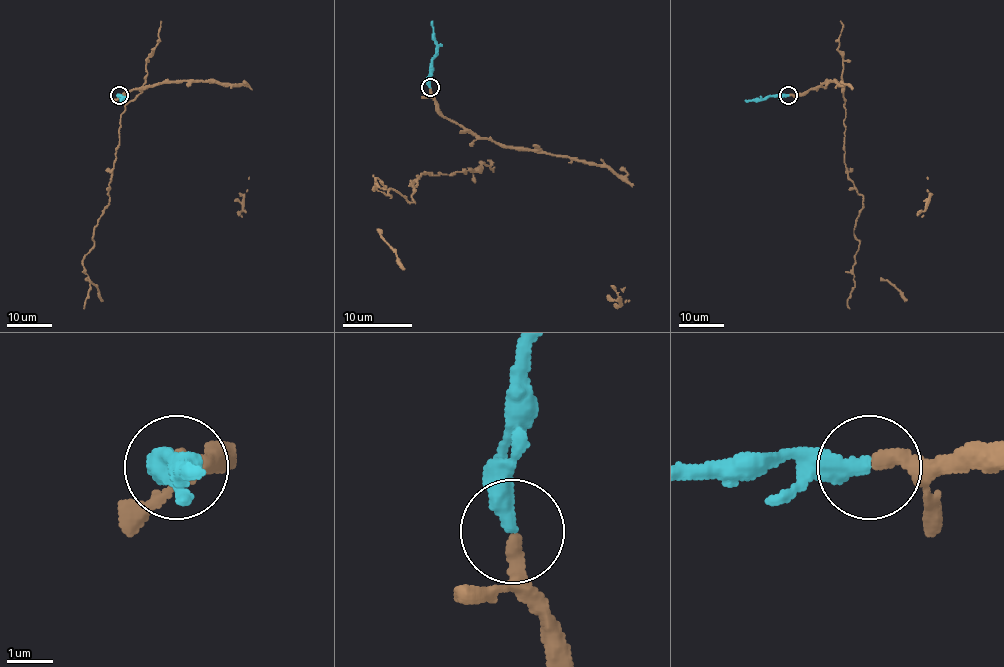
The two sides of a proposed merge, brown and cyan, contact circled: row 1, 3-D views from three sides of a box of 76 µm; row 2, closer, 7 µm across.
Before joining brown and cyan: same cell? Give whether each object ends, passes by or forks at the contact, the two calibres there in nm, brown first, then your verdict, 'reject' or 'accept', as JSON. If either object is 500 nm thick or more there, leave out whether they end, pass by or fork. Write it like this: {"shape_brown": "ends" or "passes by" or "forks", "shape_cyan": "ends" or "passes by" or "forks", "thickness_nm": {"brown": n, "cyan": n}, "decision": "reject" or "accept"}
{"shape_brown": "ends", "shape_cyan": "ends", "thickness_nm": {"brown": 320, "cyan": 400}, "decision": "accept"}

